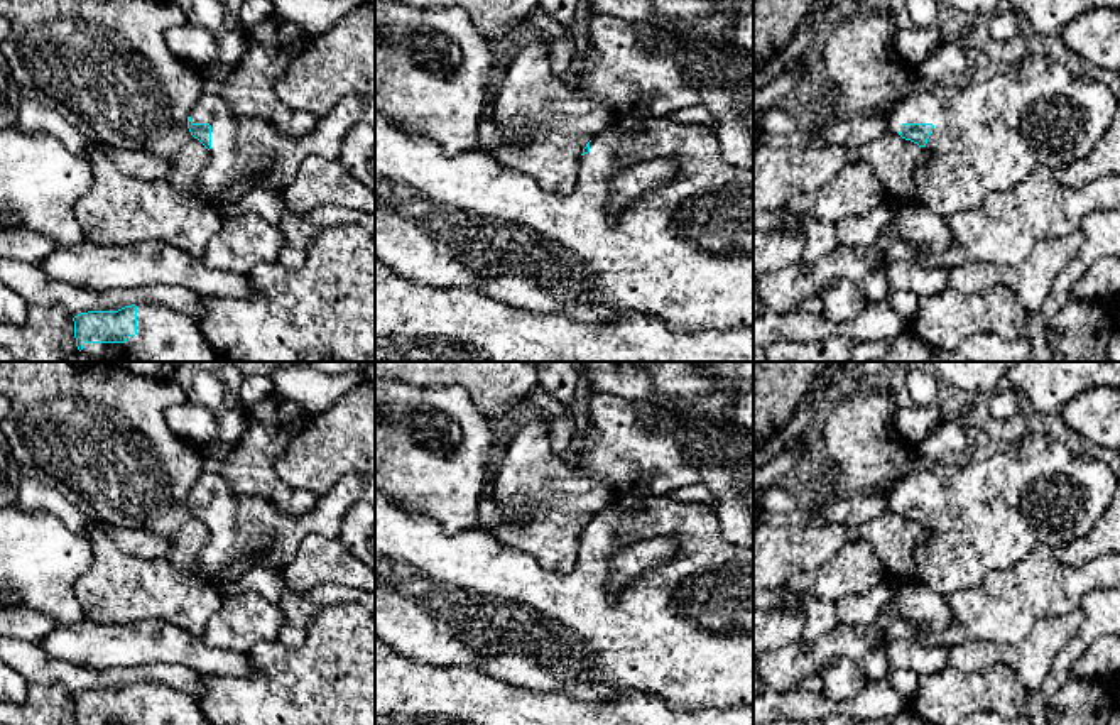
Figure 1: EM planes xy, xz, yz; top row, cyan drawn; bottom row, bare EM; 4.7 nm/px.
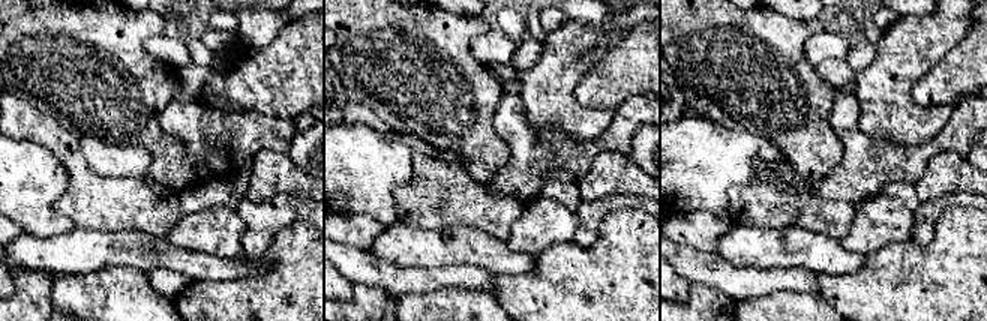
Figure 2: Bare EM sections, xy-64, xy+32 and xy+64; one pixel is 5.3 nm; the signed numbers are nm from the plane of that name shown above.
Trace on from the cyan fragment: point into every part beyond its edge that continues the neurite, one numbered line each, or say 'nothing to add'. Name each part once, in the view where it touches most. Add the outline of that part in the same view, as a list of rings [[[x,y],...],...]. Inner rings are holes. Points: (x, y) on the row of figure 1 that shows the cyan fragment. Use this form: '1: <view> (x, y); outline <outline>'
1: xy (163, 335); outline [[[137,306],[137,335],[125,343],[84,343],[83,353],[108,362],[218,362],[196,318],[171,308]]]

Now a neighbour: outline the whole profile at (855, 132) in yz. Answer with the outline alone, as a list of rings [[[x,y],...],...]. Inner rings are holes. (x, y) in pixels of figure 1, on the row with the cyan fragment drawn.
[[[853,115],[851,118],[818,120],[807,134],[821,137],[826,144],[838,144],[843,149],[860,150],[889,130],[889,123],[878,115]]]

